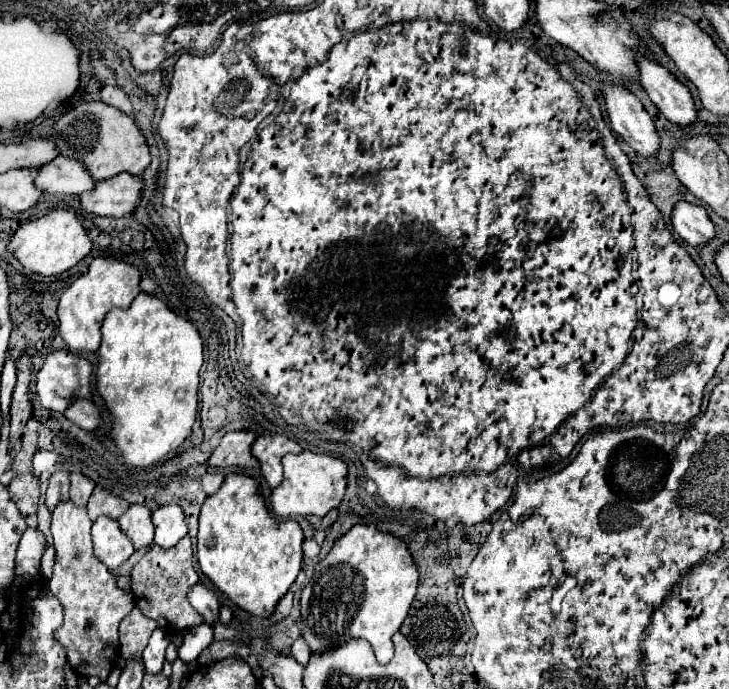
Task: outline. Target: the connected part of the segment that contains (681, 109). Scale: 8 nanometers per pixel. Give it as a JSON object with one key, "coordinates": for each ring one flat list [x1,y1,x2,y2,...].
{"coordinates":[[638,57,636,63,640,73,640,85,646,89,650,101,660,109,660,113,668,121,682,127,694,123,696,109,690,89,654,61]]}

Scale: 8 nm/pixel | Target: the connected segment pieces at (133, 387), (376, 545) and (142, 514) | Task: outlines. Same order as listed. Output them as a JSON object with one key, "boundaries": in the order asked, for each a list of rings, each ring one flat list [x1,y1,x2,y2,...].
{"boundaries":[[[140,293,136,297,136,301,128,307,128,309,112,309,106,319,104,319,104,325,102,325,102,345,100,345,100,351,98,351,98,367,96,367,96,391,98,395,104,399,104,405,110,413,110,419,112,419,112,425,110,425,110,435,112,435,112,441,118,449,118,453,122,455,124,463,136,467,136,469,148,469,152,465,158,465,162,463,170,453,176,453,184,441,190,437,192,433,192,425,196,421,196,407,198,407,198,383,200,383,200,367,204,363,204,343,200,339,200,333,196,331,196,327,176,315,174,311,168,309,166,303,162,303,160,299,152,297,152,295,146,295,146,293]],[[354,525,346,535,336,539,302,591,302,637,308,643,310,653,322,655,340,647,342,641,366,639,372,645,378,663,388,663,394,655,392,635,408,615,416,585,418,571,404,541,380,533,374,527]],[[130,505,128,511,118,519,122,533,132,541,134,549,150,547,154,541,154,527,150,511,144,505]]]}

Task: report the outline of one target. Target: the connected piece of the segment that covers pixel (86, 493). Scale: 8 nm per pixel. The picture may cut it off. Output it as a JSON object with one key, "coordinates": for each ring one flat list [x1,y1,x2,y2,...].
{"coordinates":[[72,473,70,479,72,479,72,483,70,483,70,501,76,507,86,507,96,483,92,479,84,477,82,473]]}

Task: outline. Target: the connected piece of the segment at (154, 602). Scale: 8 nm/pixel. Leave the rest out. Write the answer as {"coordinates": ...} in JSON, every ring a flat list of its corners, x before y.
{"coordinates":[[188,535,170,549,152,545,150,551,134,565,130,573,130,589,136,607,146,617,158,621,158,625,168,633,184,631,188,627,198,627,202,623,202,615,194,611,192,605,188,603,188,591,196,583,198,583,198,573,192,565,192,547]]}

